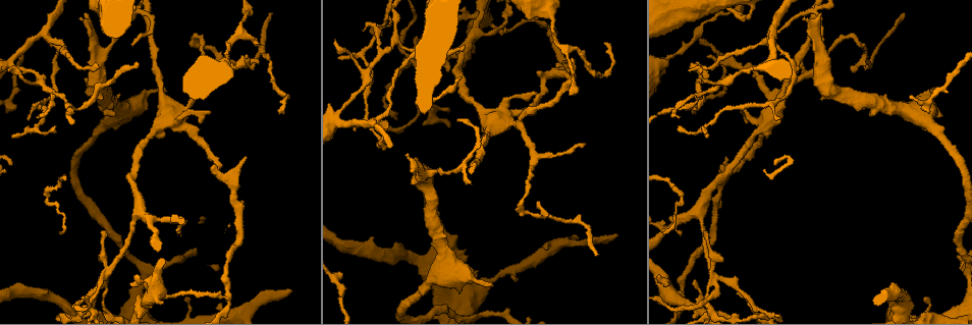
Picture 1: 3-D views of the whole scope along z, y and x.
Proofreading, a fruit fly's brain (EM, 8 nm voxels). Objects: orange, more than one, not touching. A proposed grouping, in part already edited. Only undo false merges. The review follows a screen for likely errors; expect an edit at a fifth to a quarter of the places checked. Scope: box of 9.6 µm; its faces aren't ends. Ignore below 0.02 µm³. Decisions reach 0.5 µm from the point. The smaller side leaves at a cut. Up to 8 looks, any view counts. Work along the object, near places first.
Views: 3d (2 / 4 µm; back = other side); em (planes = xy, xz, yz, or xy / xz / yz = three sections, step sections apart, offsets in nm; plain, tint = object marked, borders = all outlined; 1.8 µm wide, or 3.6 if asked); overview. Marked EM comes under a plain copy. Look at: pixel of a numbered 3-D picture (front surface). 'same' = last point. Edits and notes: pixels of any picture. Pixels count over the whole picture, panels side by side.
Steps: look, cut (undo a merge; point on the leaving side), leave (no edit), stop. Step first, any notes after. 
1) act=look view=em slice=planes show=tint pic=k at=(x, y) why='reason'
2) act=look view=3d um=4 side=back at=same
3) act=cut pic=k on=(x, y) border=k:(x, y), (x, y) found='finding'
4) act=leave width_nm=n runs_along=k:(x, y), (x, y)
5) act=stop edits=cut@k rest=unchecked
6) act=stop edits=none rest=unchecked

act=look view=em um=3.6 slice=planes show=tint pic=1 at=(443, 266) why='thick turns thin'

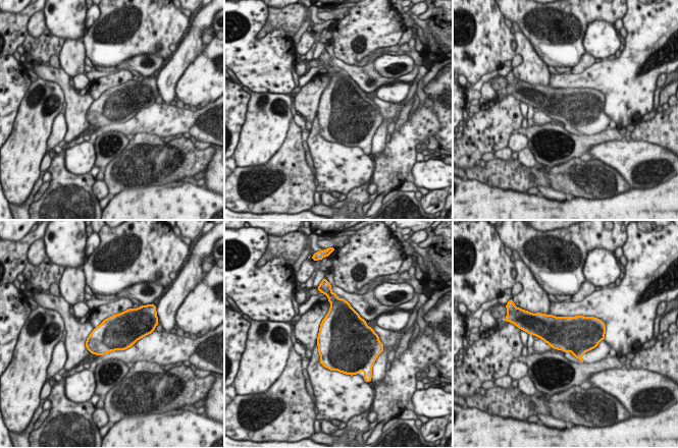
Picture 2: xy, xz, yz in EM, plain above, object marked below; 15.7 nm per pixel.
act=leave found='one neuron here'

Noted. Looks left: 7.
act=look view=em um=3.6 slice=yz step=8 show=tint pic=1 at=(501, 117) why='looks like a crossing'

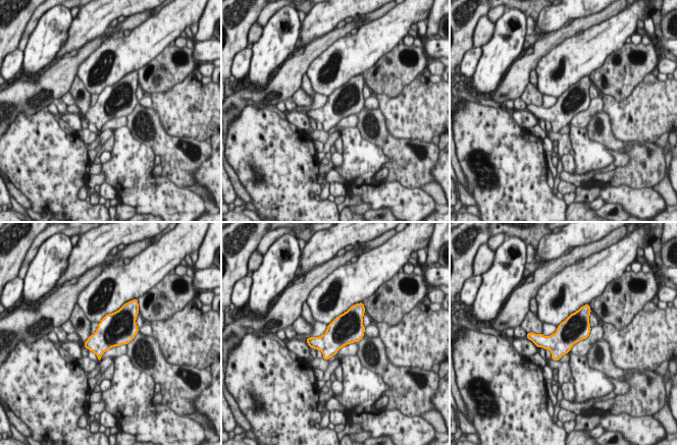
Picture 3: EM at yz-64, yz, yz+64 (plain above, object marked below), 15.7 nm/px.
act=look view=em um=3.6 slice=planes show=tint at=same

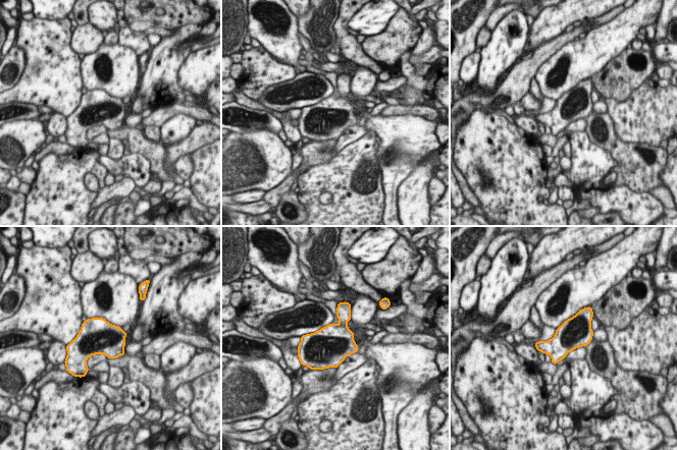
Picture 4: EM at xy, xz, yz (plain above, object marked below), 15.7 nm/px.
act=leave width_nm=460 found='continuous, no second neuron'

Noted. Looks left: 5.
act=look view=3d um=4 pic=1 at=(533, 156) why='arms part here'

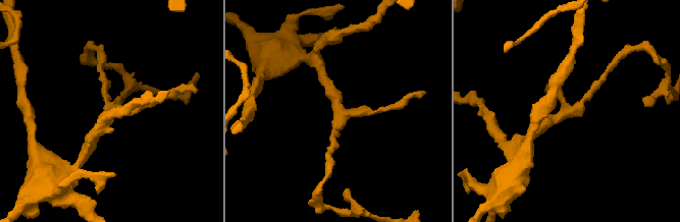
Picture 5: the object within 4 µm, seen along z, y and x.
act=look view=em slice=planes show=tint pic=5 at=(566, 112) why='now the EM'

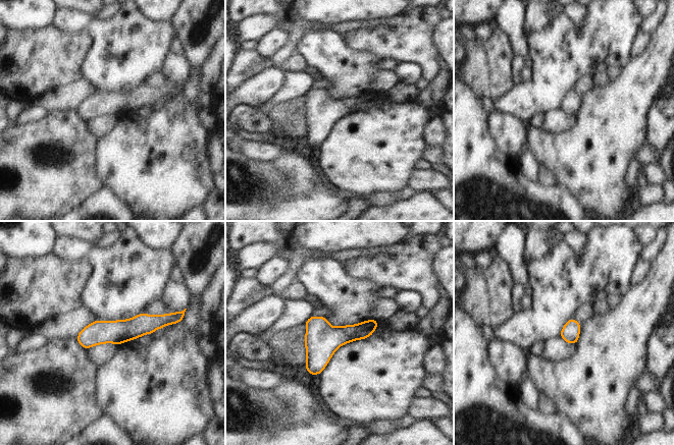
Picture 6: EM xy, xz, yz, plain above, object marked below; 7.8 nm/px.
act=leave runs_along=6:(170, 320), (80, 339) found='all the same neuron'

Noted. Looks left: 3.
act=stop edits=none rest=unchecked

